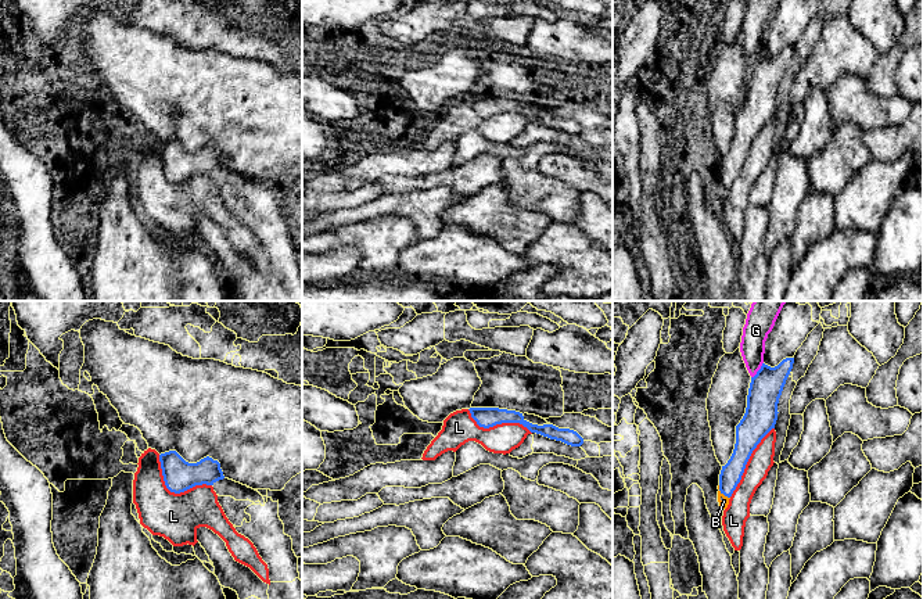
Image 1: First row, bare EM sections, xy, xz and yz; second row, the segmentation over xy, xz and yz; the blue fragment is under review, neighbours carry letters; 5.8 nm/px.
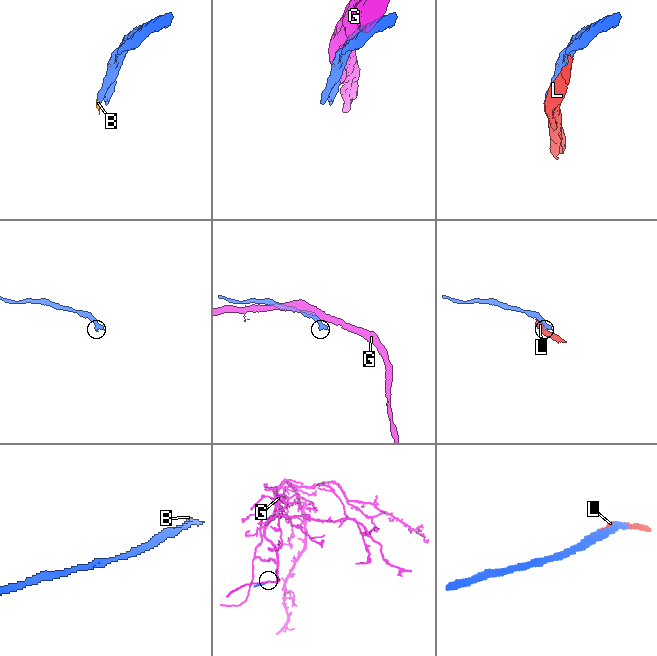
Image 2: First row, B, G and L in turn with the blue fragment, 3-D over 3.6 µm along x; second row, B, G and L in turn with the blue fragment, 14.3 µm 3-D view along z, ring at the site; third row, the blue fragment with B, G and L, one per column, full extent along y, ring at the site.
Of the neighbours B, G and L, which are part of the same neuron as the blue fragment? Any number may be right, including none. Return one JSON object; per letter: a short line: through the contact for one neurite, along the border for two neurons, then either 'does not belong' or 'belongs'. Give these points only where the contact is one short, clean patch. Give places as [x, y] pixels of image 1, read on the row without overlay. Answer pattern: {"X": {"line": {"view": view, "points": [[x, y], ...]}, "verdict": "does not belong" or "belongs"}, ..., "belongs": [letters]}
{"B": {"line": {"view": "yz", "points": [[731, 164], [722, 182], [724, 190]]}, "verdict": "belongs"}, "G": {"verdict": "does not belong"}, "L": {"verdict": "does not belong"}, "belongs": ["B"]}

